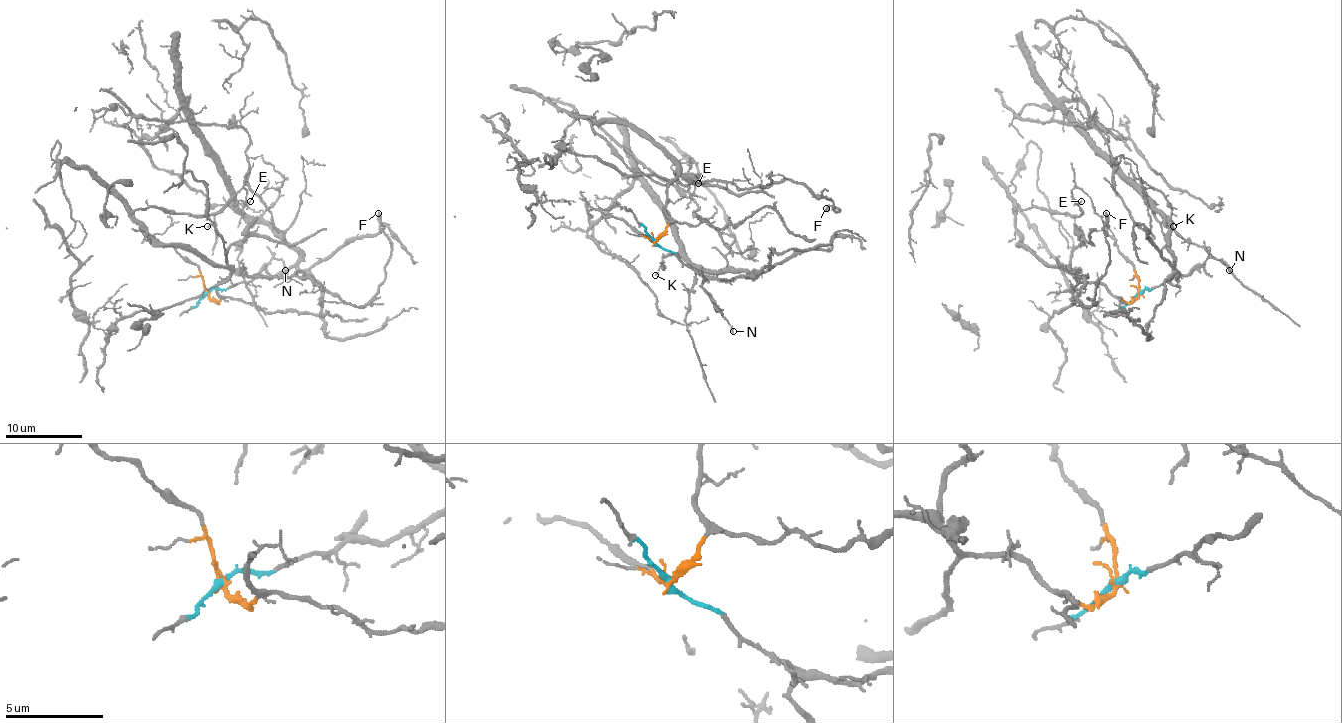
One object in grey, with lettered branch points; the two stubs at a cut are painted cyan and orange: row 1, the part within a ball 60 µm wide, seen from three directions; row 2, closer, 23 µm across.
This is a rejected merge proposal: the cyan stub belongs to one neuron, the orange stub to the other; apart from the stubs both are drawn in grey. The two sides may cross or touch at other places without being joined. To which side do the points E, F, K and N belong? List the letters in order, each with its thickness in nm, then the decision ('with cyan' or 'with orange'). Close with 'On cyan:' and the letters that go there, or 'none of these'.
E: calibre 130 nm; with orange
F: calibre 340 nm; with orange
K: calibre 90 nm; with cyan
N: calibre 140 nm; with cyan
On cyan: K, N

